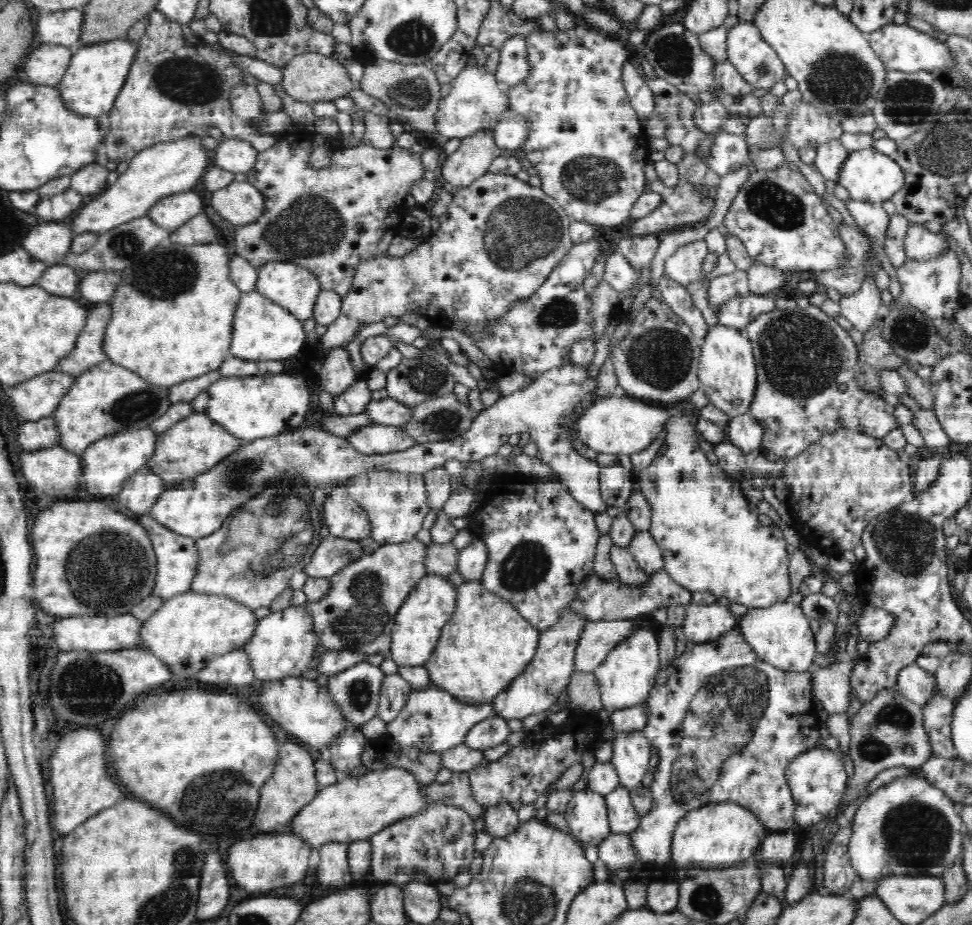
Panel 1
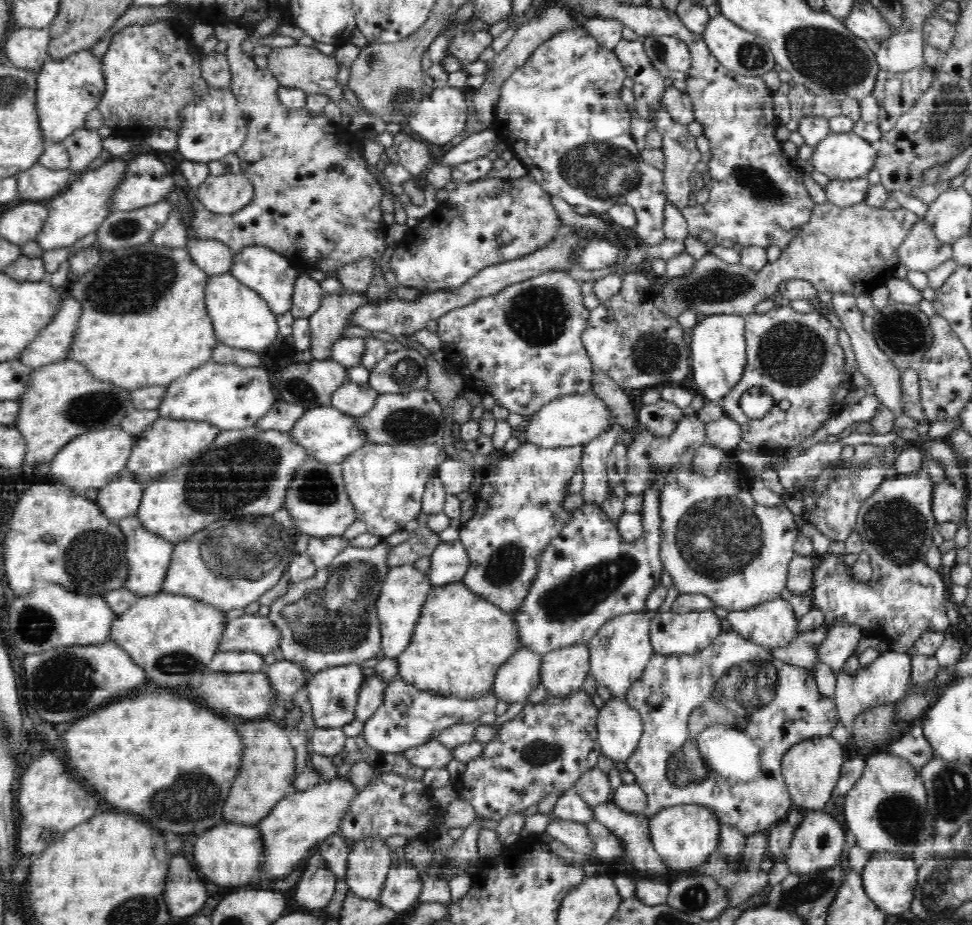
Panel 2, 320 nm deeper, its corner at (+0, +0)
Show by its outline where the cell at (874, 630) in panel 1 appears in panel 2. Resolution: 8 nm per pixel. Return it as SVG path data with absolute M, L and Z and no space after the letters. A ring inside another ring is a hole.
M838 623L827 632L818 654L821 661L830 666L836 678L843 672L844 662L855 654L862 636L865 634L857 624Z

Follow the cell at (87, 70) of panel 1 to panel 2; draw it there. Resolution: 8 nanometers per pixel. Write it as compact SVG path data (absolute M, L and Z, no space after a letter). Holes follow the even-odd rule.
M86 49L63 59L49 57L37 75L37 107L45 137L50 143L84 128L86 116L99 108L106 92L102 57Z

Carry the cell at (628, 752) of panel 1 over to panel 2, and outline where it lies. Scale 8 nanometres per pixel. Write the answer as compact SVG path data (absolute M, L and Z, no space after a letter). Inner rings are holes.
M616 698L600 709L597 728L603 756L615 763L626 763L638 750L644 734L638 712Z

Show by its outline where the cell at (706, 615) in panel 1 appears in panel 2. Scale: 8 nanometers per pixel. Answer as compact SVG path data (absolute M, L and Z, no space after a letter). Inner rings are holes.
M712 608L686 614L657 613L651 619L651 641L655 652L694 654L710 646L722 633L722 619Z

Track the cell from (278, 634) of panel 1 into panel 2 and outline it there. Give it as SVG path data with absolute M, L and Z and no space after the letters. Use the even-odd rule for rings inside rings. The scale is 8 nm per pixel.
M254 613L229 620L219 650L254 652L263 658L281 642L282 633L274 621Z

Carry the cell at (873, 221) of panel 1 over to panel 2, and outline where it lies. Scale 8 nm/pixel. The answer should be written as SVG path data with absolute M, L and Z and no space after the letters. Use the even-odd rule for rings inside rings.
M866 177L851 181L830 181L826 186L826 196L838 208L850 208L865 203L871 190Z

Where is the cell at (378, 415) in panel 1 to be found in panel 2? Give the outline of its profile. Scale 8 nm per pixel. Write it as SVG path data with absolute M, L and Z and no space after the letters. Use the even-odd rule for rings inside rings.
M350 381L335 392L331 405L347 415L360 418L371 412L379 396L379 392L369 384L359 385Z

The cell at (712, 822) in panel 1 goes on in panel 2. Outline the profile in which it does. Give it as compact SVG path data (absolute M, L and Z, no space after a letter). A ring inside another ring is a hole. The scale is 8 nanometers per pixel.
M682 805L664 809L649 821L652 843L670 871L683 874L705 865L720 846L721 819L715 809L706 805Z

